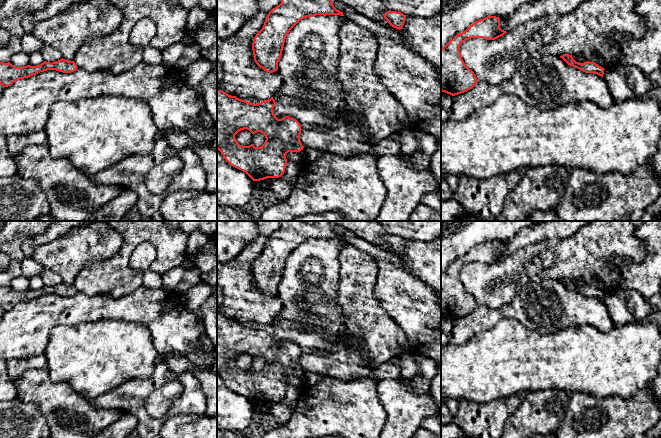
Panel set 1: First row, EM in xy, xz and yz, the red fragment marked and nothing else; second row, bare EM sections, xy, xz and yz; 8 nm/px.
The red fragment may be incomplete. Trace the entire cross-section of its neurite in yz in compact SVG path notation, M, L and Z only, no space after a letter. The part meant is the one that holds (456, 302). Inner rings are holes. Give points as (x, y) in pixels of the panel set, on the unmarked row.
M487 240L470 249L464 256L458 257L441 272L441 315L452 320L472 313L478 303L464 287L460 269L471 262L495 264L506 255L500 252L500 242Z

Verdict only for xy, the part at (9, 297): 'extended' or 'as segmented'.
as segmented

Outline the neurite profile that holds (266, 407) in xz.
M267 402L267 403L260 404L260 405L254 405L254 408L258 408L262 410L266 414L267 418L269 418L271 417L271 407L274 403L276 402Z

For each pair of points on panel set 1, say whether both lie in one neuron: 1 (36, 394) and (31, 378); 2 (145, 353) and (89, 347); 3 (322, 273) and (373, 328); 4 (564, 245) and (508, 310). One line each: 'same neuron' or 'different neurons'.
1: same neuron
2: same neuron
3: different neurons
4: different neurons

